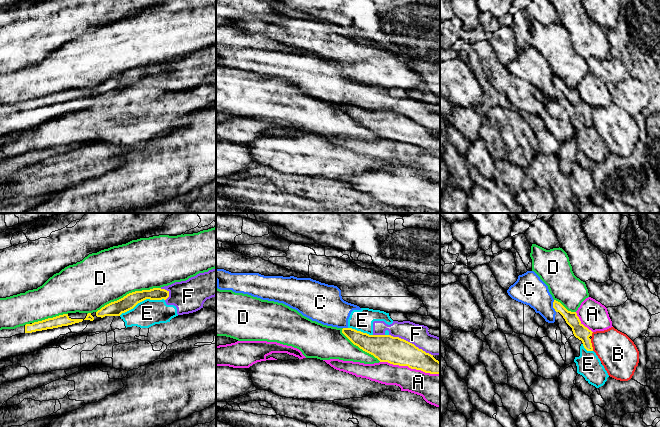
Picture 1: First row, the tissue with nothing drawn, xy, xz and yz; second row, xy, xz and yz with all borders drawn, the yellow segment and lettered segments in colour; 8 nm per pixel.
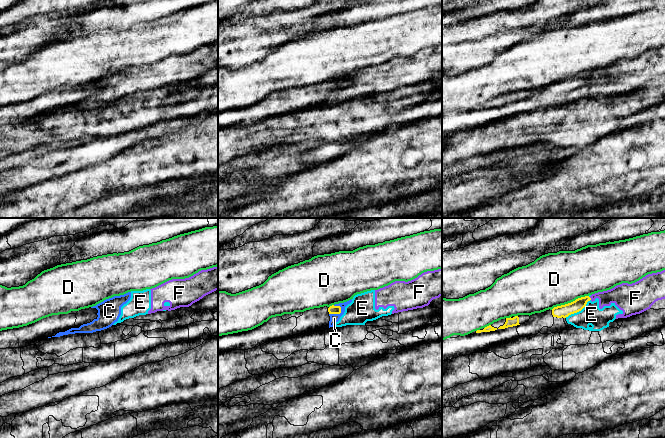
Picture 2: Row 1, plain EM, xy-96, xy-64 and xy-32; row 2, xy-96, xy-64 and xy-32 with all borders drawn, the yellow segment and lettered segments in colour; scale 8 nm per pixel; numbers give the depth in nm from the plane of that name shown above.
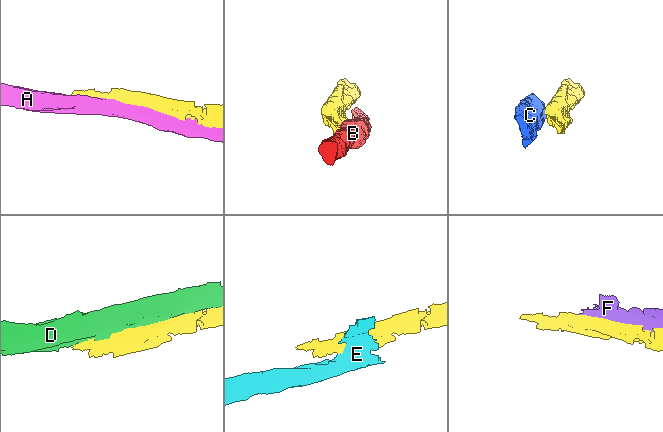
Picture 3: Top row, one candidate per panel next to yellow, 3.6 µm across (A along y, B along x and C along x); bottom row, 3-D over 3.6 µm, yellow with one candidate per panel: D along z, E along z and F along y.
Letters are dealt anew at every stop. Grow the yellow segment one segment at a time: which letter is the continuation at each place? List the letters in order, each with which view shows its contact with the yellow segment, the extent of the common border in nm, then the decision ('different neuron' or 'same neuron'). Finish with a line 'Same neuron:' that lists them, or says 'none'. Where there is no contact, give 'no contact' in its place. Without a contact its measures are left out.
A: contact in xz; length 500 nm; different neuron
B: contact in yz; length 100 nm; different neuron
C: contact in yz; length 100 nm; different neuron
D: contact in xy; length 550 nm; different neuron
E: contact in xy; length 400 nm; different neuron
F: contact in xz; length 400 nm; different neuron
Same neuron: none

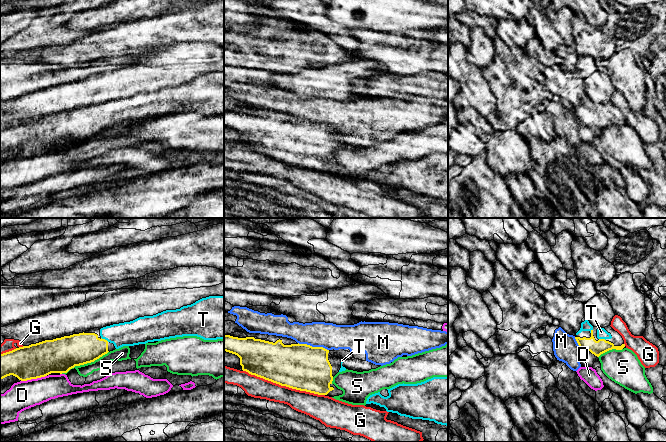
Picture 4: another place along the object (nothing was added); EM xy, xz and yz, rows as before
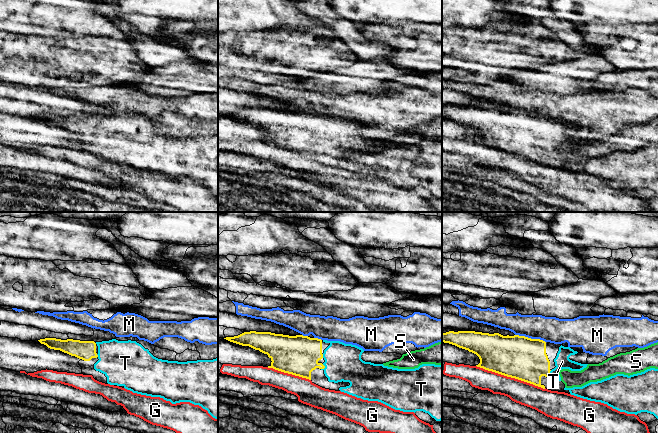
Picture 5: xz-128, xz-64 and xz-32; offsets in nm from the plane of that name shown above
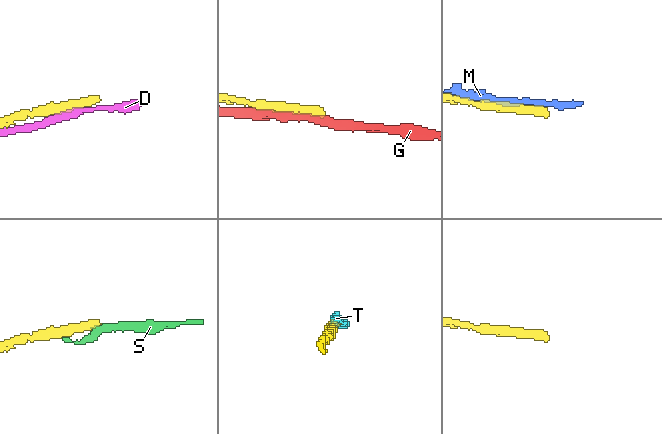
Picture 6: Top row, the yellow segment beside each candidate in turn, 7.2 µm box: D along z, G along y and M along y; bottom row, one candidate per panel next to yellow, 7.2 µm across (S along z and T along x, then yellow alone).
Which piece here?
D: contact in xy; length 220 nm; different neuron
G: contact in xz; length 700 nm; different neuron
M: contact in xz; length 260 nm; different neuron
S: contact in xy; length 420 nm; different neuron
T: contact in xy; length 70 nm; same neuron
Same neuron: T

